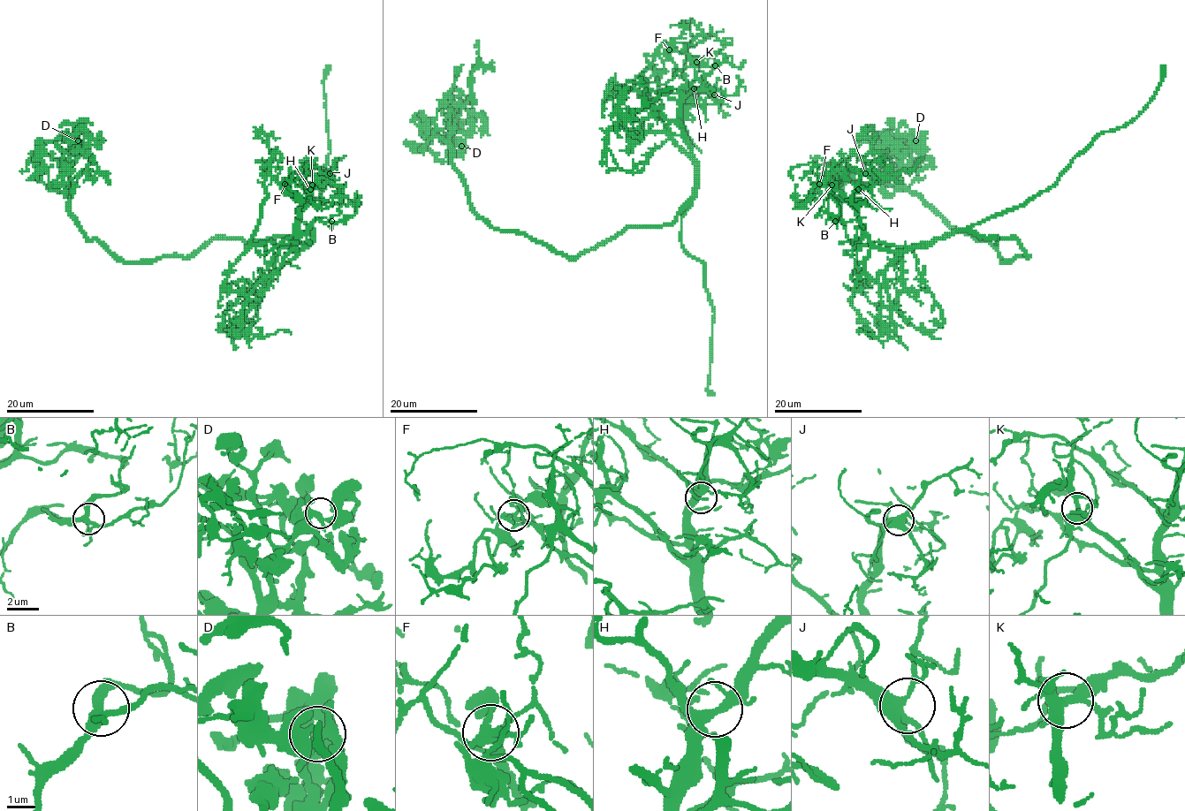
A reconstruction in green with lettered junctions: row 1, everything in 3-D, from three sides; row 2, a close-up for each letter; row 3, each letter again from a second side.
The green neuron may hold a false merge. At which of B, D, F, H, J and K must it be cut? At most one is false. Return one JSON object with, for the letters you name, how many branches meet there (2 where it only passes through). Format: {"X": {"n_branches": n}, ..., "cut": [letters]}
{"F": {"n_branches": 7}, "cut": ["F"]}

